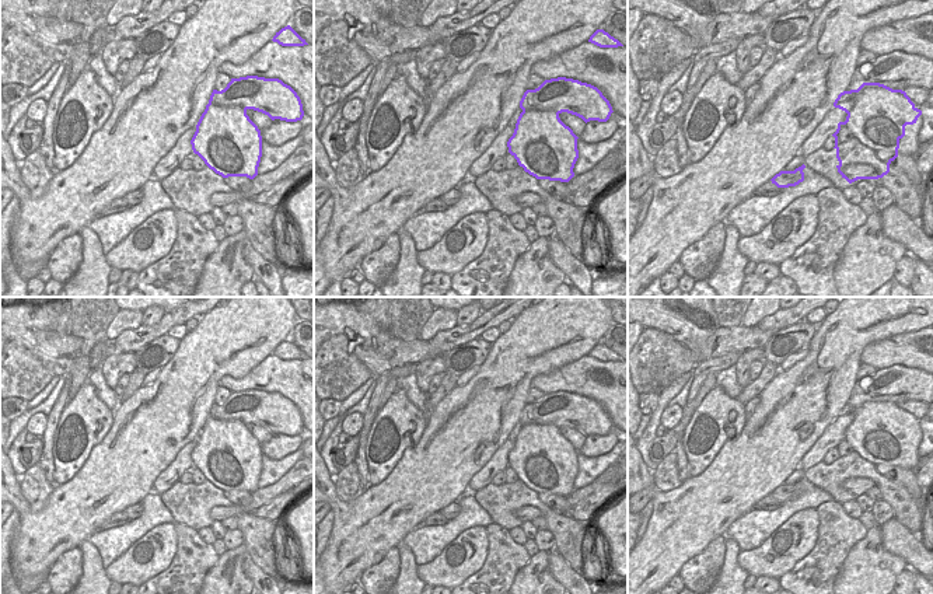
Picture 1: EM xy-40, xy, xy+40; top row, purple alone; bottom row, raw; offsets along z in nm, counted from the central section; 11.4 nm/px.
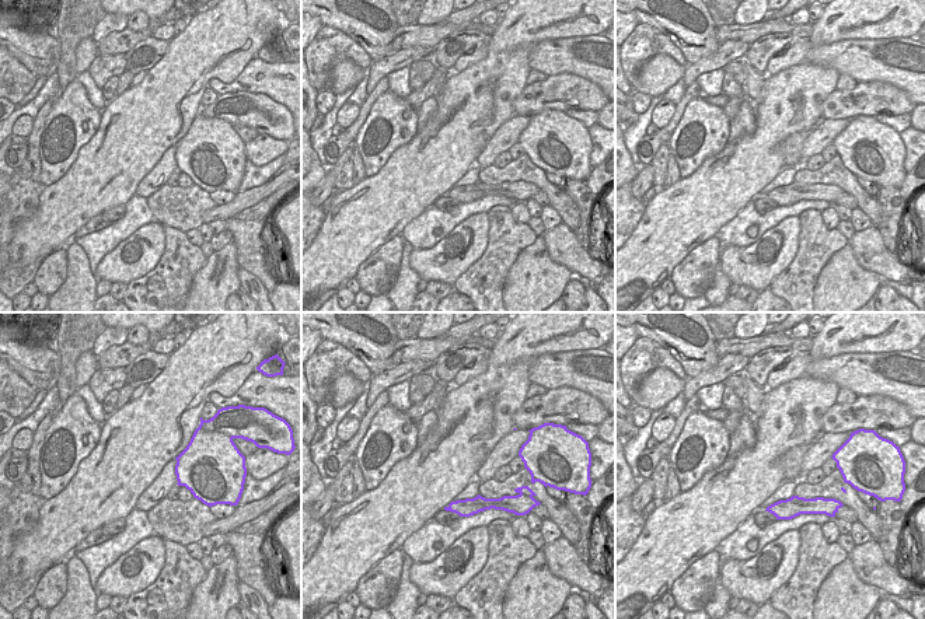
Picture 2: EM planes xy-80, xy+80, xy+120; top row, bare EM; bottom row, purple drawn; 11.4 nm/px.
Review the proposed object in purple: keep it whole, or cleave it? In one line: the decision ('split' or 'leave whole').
split

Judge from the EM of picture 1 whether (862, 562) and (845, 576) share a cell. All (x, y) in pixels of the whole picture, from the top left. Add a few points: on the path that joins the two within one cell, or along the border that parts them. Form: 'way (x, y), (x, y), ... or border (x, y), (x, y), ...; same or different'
border (846, 552), (852, 562), (865, 573), (887, 577); different

